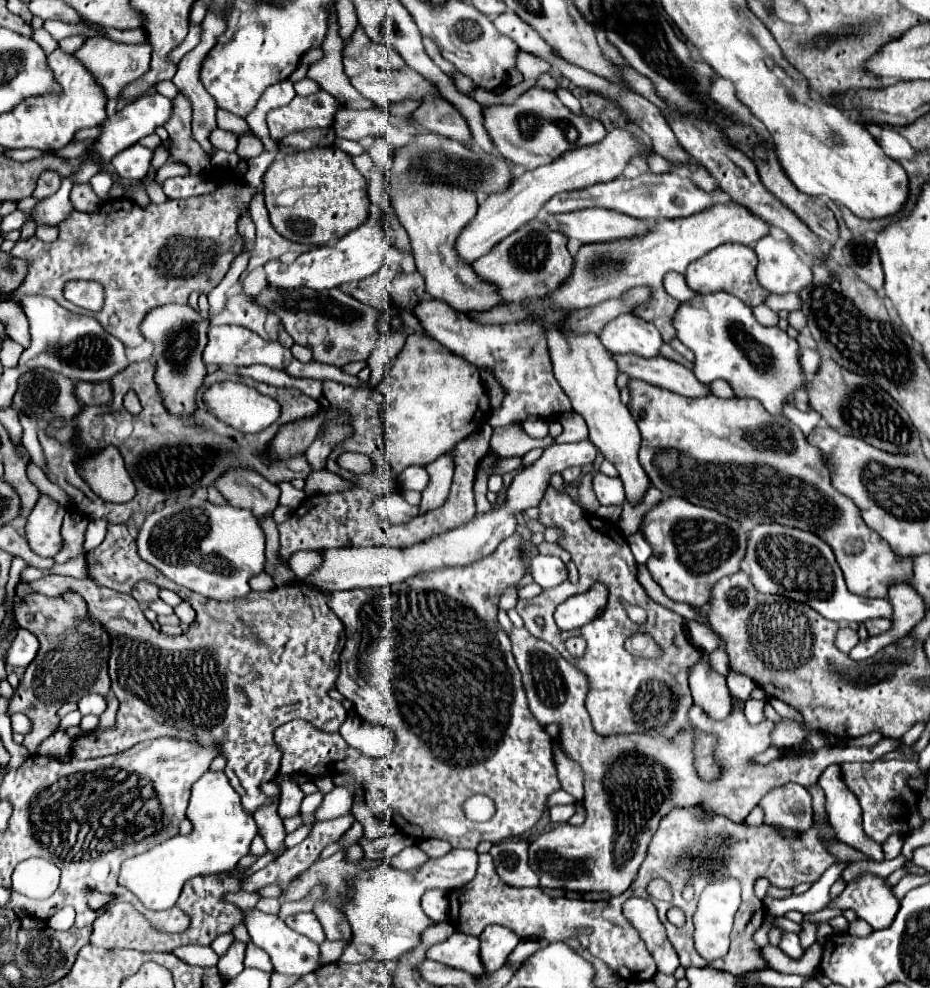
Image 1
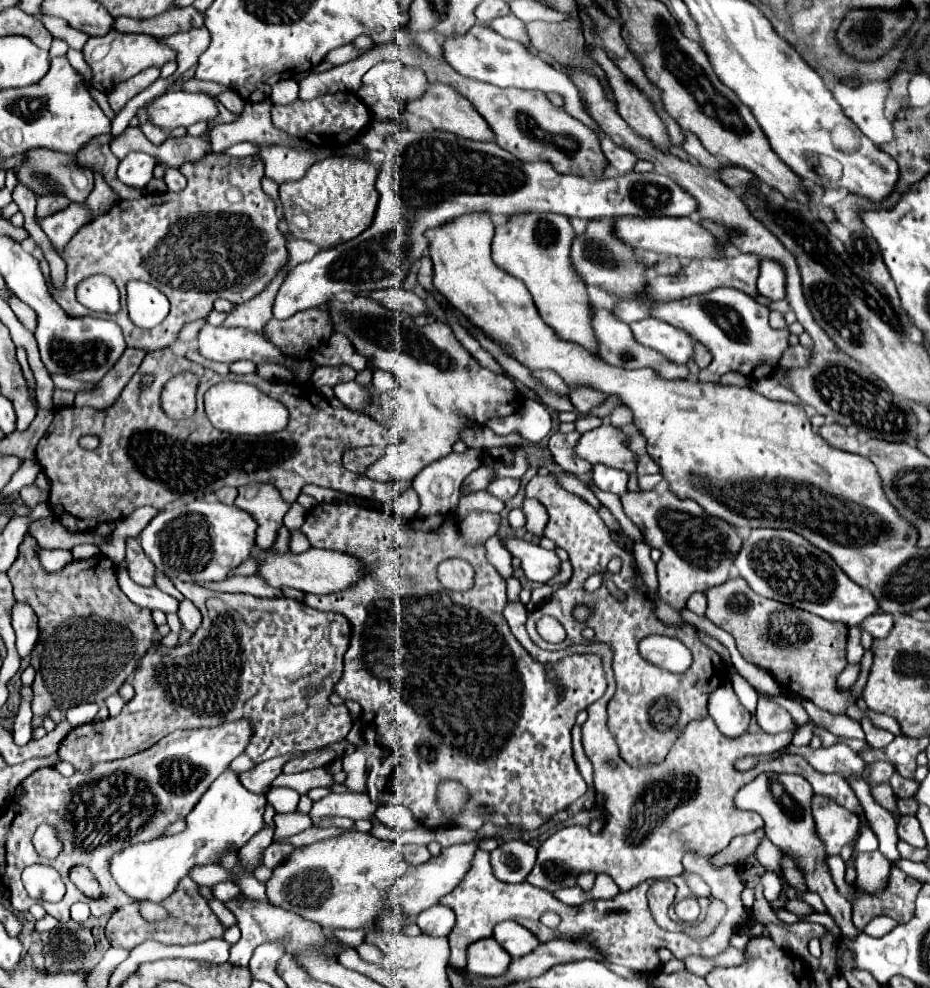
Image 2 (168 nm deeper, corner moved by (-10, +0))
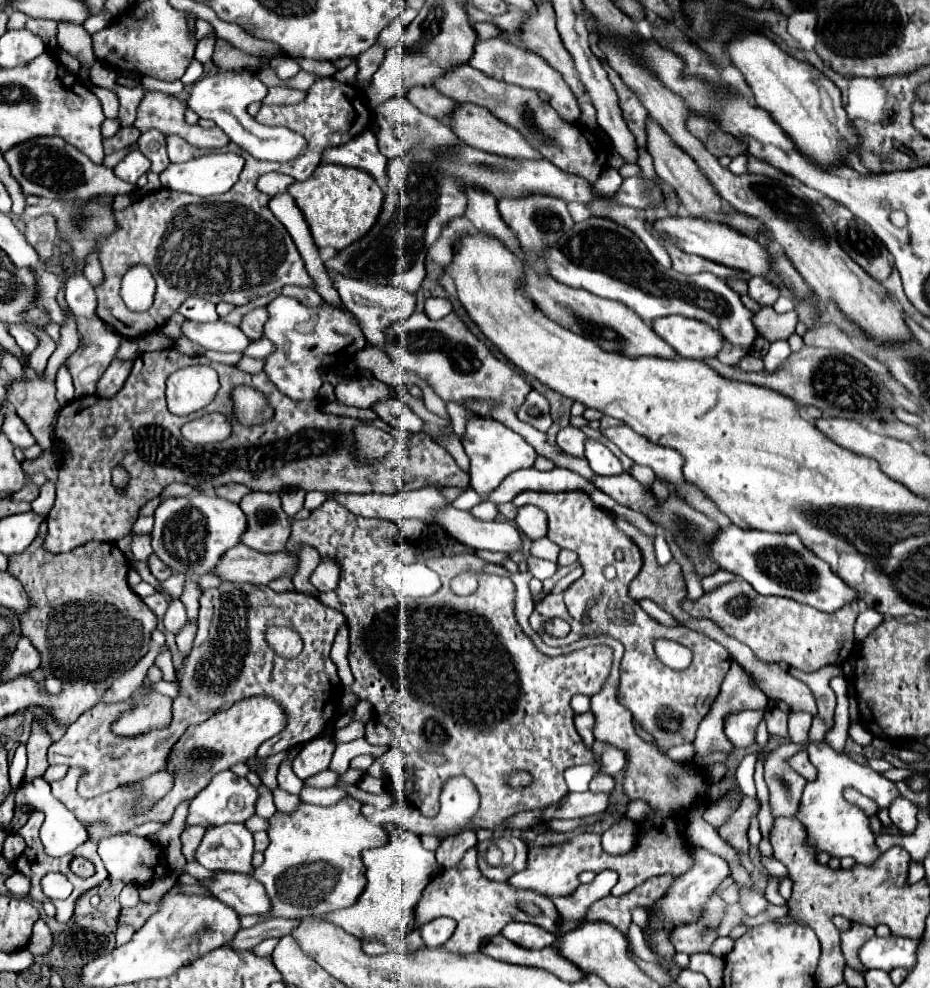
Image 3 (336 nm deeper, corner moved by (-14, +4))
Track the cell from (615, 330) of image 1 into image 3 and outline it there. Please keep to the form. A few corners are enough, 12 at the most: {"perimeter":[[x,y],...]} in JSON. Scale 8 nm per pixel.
{"perimeter":[[680,315],[652,329],[684,359],[716,357],[720,331]]}

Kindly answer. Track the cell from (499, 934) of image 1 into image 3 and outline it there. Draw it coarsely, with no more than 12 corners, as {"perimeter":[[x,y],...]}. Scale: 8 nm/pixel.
{"perimeter":[[508,923],[502,935],[526,949],[556,941],[532,923]]}

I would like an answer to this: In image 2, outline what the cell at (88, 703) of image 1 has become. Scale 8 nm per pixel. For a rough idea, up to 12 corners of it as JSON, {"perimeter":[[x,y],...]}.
{"perimeter":[[82,703],[68,709],[72,727],[94,721],[98,703]]}

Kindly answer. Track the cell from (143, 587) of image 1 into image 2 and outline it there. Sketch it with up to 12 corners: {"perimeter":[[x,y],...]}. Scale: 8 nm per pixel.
{"perimeter":[[126,537],[126,561],[132,581],[154,587],[152,561],[140,541]]}

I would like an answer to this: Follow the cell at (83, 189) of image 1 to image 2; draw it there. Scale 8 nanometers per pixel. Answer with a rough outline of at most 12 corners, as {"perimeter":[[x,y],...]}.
{"perimeter":[[30,149],[18,181],[84,201],[94,173],[72,155]]}

